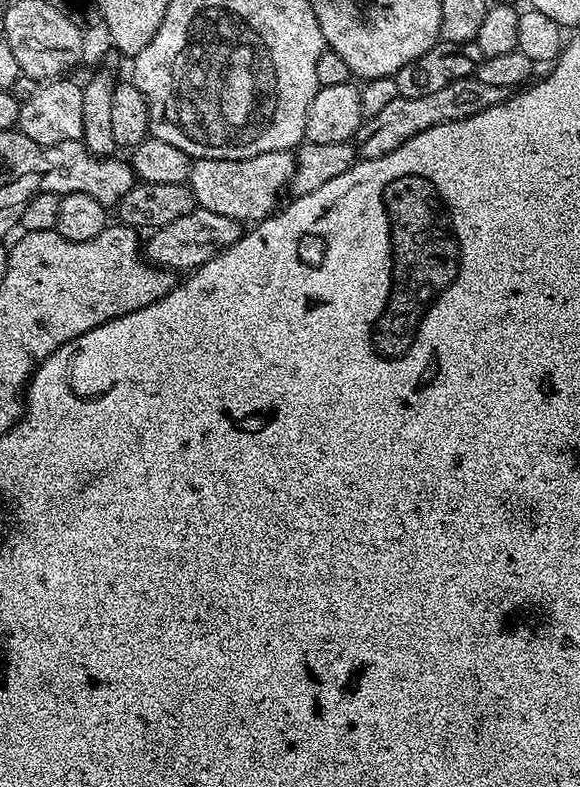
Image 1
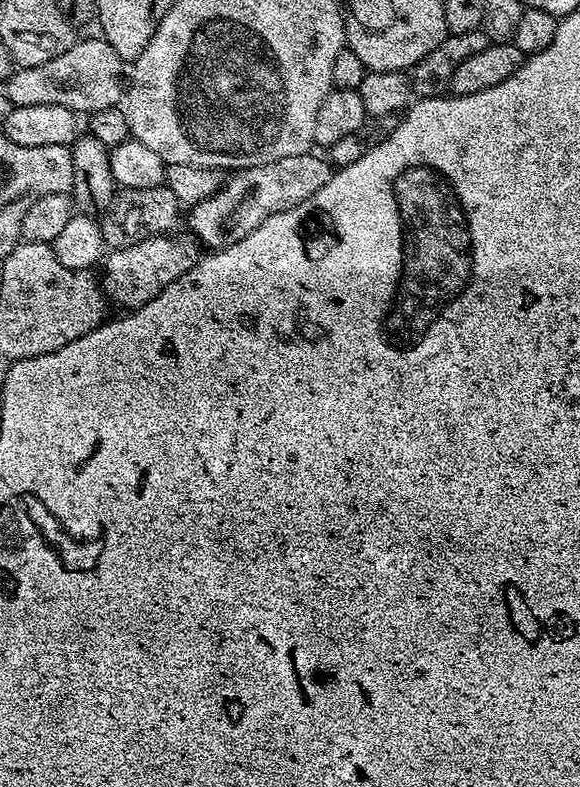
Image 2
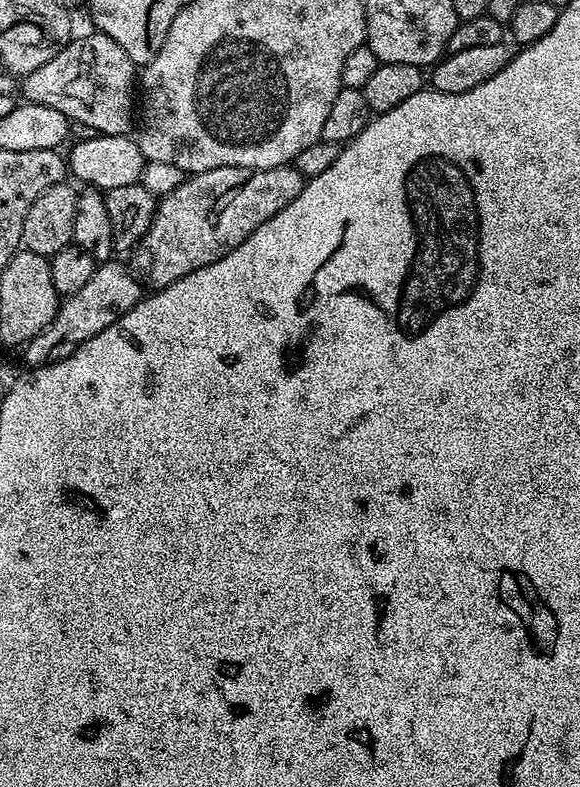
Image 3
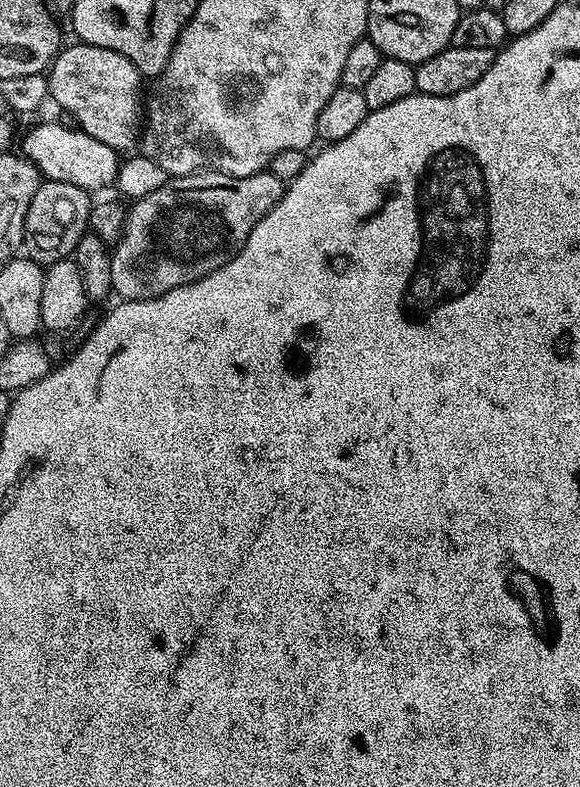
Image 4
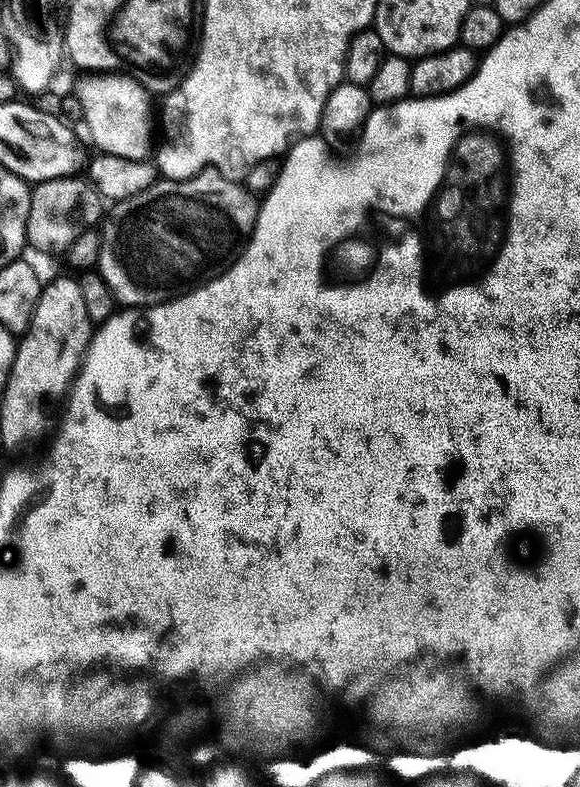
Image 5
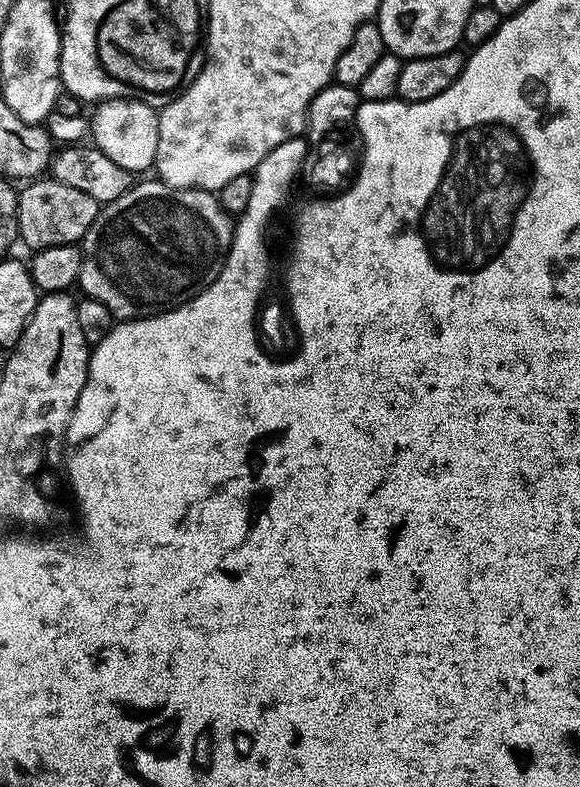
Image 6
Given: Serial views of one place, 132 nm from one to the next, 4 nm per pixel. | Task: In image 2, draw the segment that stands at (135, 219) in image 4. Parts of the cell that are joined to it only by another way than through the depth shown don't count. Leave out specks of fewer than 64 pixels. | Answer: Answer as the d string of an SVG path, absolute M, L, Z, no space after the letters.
M315 151L294 154L294 158L278 158L262 166L233 171L215 194L198 202L187 213L186 224L188 220L192 227L189 228L191 235L208 250L234 246L234 242L242 242L250 230L258 230L266 218L306 202L306 198L318 194L318 190L330 182L334 171L332 164L323 155L316 155Z

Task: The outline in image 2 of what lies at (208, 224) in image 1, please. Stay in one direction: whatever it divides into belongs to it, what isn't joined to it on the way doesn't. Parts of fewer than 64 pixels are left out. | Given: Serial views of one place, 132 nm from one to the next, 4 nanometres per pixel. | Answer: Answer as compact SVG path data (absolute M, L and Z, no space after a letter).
M165 234L151 236L134 246L113 248L102 261L102 287L104 295L113 305L121 304L121 309L131 310L141 308L146 302L154 299L159 292L166 290L170 282L182 278L198 261L202 255L202 245L195 236L185 234Z

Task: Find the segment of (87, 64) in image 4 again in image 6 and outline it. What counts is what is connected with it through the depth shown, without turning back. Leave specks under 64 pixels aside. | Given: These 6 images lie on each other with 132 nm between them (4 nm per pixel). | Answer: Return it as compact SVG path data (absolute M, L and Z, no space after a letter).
M138 98L103 101L97 107L99 109L94 118L91 117L90 120L93 145L112 162L133 174L139 174L146 169L149 171L155 165L160 121L159 111L155 107L136 99Z

